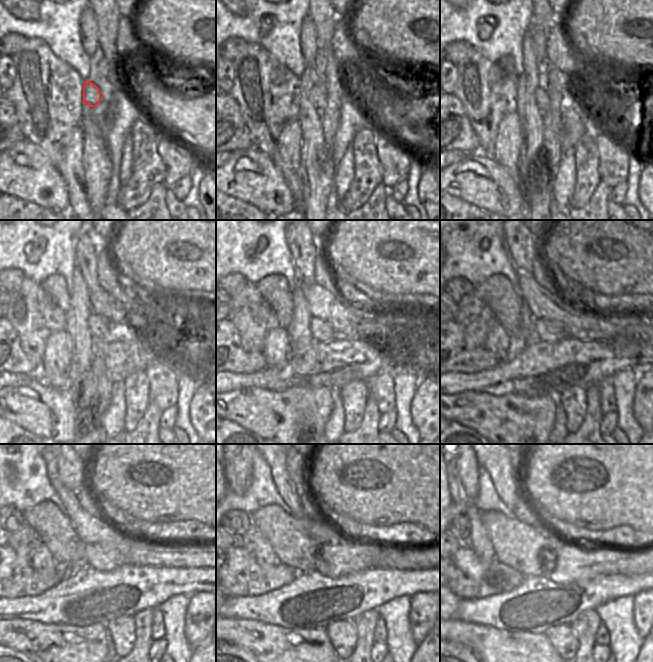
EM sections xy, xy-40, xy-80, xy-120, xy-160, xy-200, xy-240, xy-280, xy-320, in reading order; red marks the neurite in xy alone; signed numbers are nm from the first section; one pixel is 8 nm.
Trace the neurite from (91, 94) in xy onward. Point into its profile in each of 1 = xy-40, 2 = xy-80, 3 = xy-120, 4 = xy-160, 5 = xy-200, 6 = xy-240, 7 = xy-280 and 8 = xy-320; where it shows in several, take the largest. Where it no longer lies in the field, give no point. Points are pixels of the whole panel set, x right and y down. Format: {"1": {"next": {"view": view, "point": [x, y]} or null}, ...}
{"1": {"next": {"view": "xy-40", "point": [317, 98]}}, "2": {"next": {"view": "xy-80", "point": [542, 100]}}, "3": {"next": {"view": "xy-120", "point": [99, 328]}}, "4": {"next": {"view": "xy-160", "point": [322, 331]}}, "5": {"next": {"view": "xy-200", "point": [548, 331]}}, "6": {"next": {"view": "xy-240", "point": [101, 558]}}, "7": {"next": {"view": "xy-280", "point": [344, 559]}}, "8": {"next": {"view": "xy-320", "point": [574, 561]}}}

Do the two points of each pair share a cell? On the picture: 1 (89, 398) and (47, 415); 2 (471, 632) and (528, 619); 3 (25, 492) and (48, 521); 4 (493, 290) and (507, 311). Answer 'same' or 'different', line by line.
1: same
2: different
3: different
4: same

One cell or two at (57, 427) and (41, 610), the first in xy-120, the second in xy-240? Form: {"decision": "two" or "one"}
{"decision": "two"}

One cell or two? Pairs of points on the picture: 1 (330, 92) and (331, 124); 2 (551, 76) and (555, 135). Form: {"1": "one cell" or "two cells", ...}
{"1": "one cell", "2": "one cell"}

